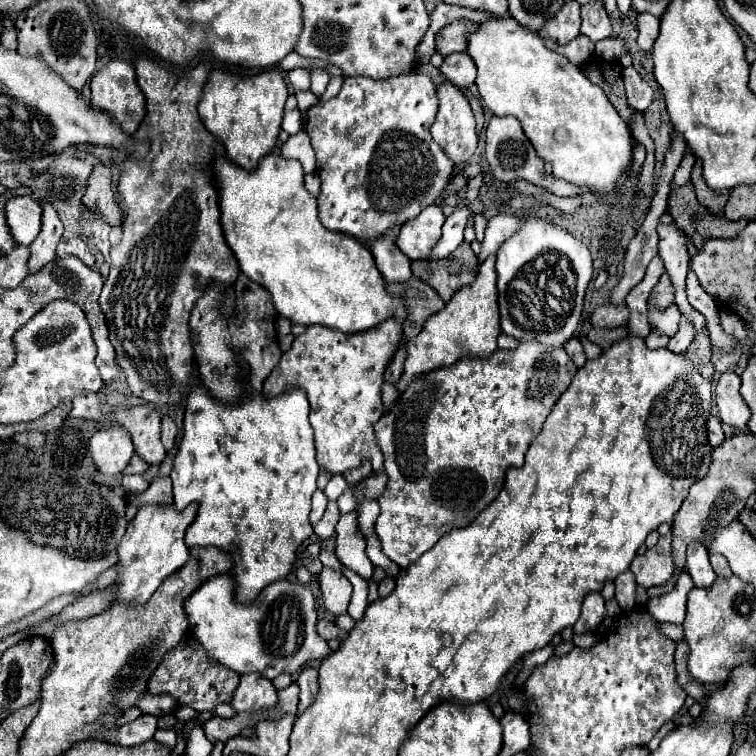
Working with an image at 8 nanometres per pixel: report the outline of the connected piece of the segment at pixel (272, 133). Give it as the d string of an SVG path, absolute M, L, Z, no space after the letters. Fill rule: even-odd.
M215 70L203 88L197 110L209 132L225 146L227 156L237 166L253 172L259 166L259 160L271 154L277 144L287 96L287 84L279 70L265 70L247 78Z

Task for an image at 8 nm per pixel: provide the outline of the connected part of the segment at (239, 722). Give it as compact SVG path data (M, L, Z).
M245 712L245 714L235 714L231 718L219 718L219 716L213 716L211 720L207 720L203 724L203 730L205 730L205 736L211 740L211 742L227 742L229 738L241 734L241 730L245 728L251 728L253 722L251 722L251 712Z

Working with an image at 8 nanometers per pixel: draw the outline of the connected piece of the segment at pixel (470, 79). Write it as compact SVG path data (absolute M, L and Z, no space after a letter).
M449 54L449 56L445 56L445 60L439 66L439 70L449 82L453 82L457 86L475 84L477 68L475 68L475 64L473 64L469 54Z

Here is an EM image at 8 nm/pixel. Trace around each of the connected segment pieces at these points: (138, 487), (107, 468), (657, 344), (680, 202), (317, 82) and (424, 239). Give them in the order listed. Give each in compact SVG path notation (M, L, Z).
M123 476L123 488L129 494L143 492L147 486L149 486L149 482L145 482L141 476Z
M123 428L101 430L89 440L89 456L95 468L105 476L115 476L125 470L133 456L133 442Z
M651 330L651 334L645 338L645 342L647 342L649 348L665 348L667 342L669 342L669 336L659 334L657 330Z
M691 182L673 190L673 202L669 204L669 214L673 216L677 226L687 232L687 236L693 240L697 248L703 248L703 244L711 238L735 238L749 222L749 220L731 222L723 214L719 216L709 212L697 200Z
M311 68L309 72L311 72L311 92L321 96L325 92L325 86L331 80L331 76L325 68Z
M431 204L423 208L419 216L407 220L407 224L401 226L397 246L411 262L427 260L433 252L433 246L439 242L443 220L445 220L445 214L441 206Z

